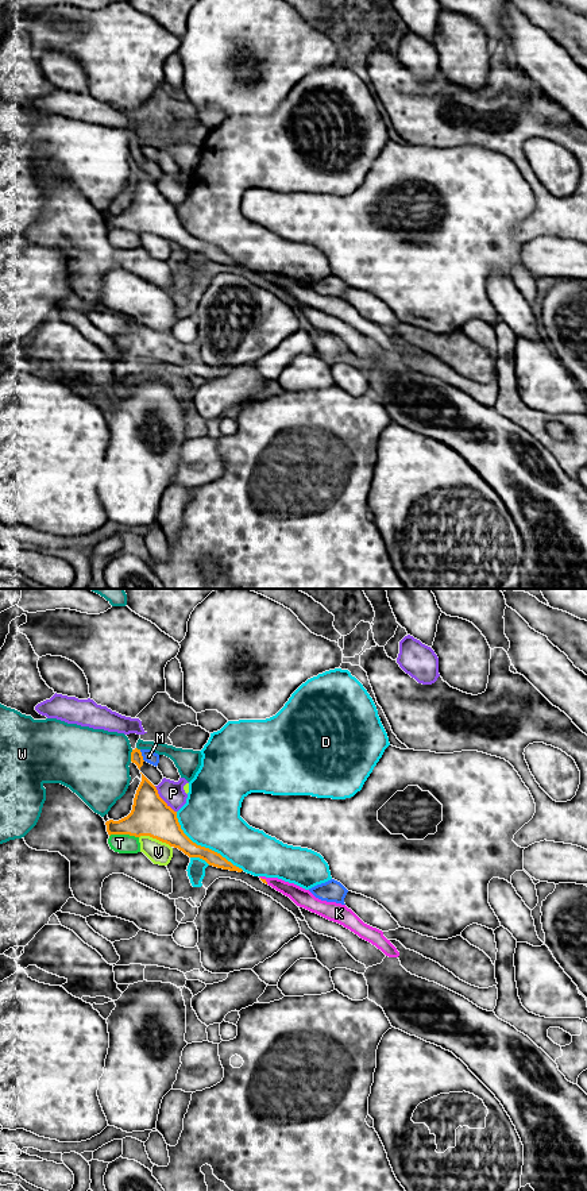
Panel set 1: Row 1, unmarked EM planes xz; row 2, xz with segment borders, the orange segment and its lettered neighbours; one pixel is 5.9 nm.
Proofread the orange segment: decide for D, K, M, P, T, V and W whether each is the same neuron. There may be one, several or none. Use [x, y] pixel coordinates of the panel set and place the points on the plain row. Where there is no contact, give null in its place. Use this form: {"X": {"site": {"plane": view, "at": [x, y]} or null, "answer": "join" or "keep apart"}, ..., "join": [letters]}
{"D": {"site": {"plane": "xz", "at": [204, 242]}, "answer": "keep apart"}, "K": {"site": {"plane": "xz", "at": [265, 276]}, "answer": "keep apart"}, "M": {"site": {"plane": "xz", "at": [141, 150]}, "answer": "keep apart"}, "P": {"site": {"plane": "xz", "at": [162, 195]}, "answer": "keep apart"}, "T": {"site": {"plane": "xz", "at": [124, 228]}, "answer": "keep apart"}, "V": {"site": {"plane": "xz", "at": [155, 232]}, "answer": "keep apart"}, "W": {"site": {"plane": "xz", "at": [131, 150]}, "answer": "keep apart"}, "join": []}

